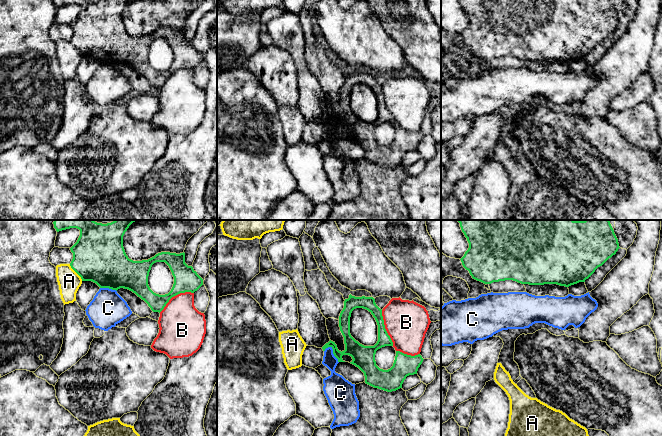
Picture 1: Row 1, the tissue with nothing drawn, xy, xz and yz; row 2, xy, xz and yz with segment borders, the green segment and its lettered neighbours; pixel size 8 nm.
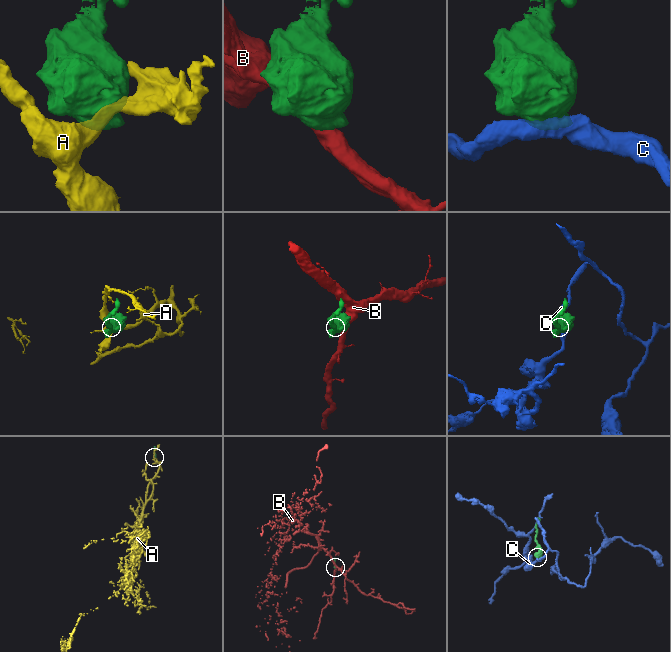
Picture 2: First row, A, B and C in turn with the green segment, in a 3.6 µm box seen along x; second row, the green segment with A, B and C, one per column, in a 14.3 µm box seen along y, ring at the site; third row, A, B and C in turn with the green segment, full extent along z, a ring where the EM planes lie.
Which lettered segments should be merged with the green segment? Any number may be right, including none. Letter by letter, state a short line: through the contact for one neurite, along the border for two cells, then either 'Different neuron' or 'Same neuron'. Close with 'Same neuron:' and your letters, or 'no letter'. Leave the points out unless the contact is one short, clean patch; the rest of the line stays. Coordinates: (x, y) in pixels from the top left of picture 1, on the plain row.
A: Different neuron
B: Different neuron
C: Line: xz (326, 123), (332, 125), (332, 129), (338, 138). Different neuron
Same neuron: no letter

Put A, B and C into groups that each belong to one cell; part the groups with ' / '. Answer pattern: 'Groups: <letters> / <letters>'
Groups: A / B / C

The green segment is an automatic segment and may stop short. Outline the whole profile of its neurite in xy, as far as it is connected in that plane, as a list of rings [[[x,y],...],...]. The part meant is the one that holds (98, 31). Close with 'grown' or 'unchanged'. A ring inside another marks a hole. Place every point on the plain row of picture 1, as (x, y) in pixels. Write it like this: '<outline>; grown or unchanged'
[[[54,0],[57,8],[77,4],[80,12],[70,24],[73,35],[71,44],[81,53],[82,57],[92,57],[100,64],[118,66],[128,65],[144,76],[153,88],[161,88],[169,76],[185,68],[194,69],[203,61],[203,55],[192,42],[185,39],[185,29],[161,28],[148,36],[133,37],[128,34],[123,23],[123,12],[131,0]],[[156,38],[165,38],[174,53],[171,67],[165,71],[154,69],[148,61],[151,43]]]; unchanged

